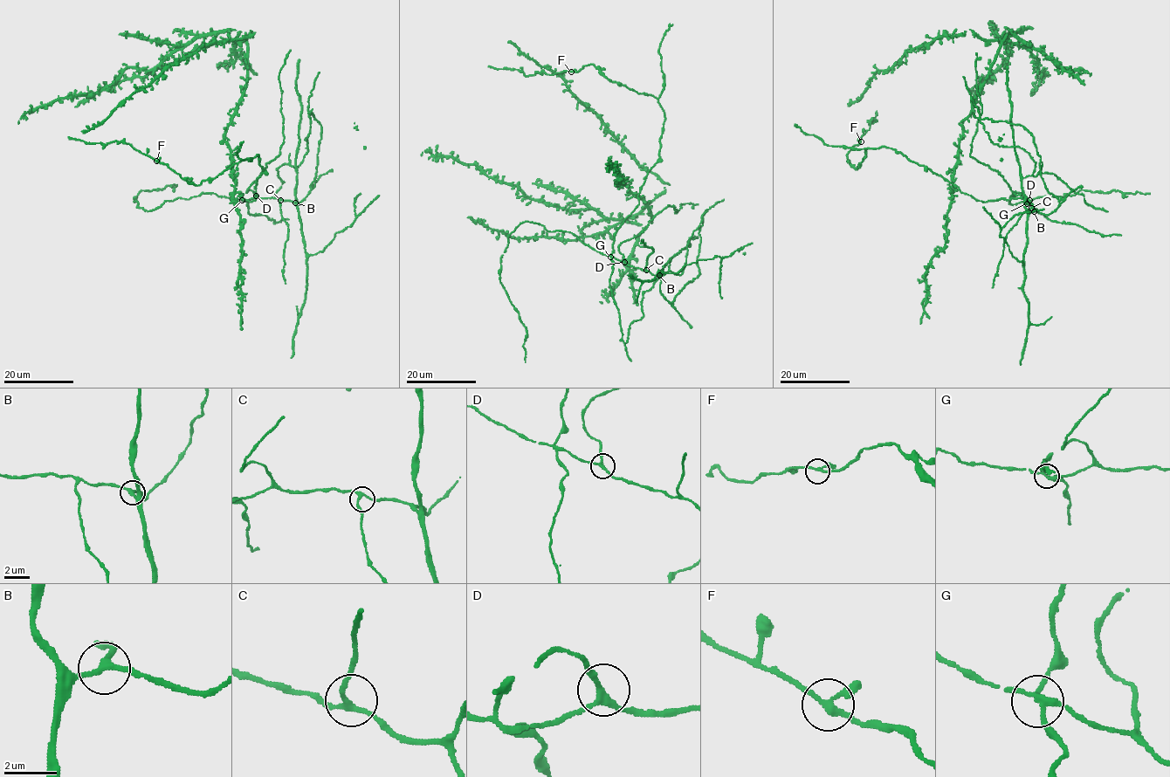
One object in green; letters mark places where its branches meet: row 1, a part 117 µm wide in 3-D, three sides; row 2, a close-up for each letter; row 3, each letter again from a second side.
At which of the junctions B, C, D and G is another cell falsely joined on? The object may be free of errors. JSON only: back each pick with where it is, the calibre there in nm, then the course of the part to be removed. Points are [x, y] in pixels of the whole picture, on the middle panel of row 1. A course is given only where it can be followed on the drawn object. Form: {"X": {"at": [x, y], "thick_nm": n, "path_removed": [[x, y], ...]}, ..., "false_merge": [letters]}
{"G": {"at": [610, 257], "thick_nm": 200, "path_removed": [[610, 257], [615, 231], [659, 158], [658, 100], [588, 65], [526, 75], [488, 66]]}, "false_merge": ["G"]}

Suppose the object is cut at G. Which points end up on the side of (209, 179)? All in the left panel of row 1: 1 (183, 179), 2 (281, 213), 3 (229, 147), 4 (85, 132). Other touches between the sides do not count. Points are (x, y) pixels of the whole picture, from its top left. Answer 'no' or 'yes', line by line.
1: yes
2: no
3: no
4: no

